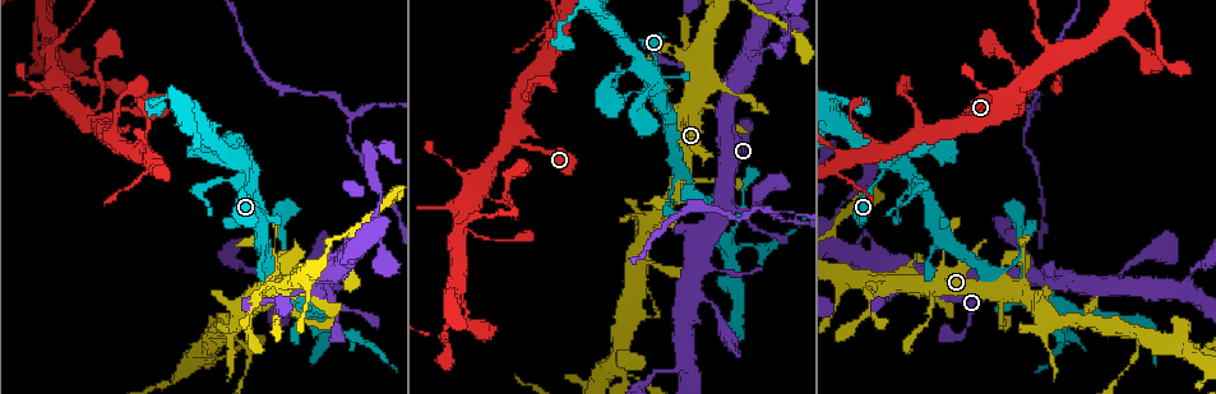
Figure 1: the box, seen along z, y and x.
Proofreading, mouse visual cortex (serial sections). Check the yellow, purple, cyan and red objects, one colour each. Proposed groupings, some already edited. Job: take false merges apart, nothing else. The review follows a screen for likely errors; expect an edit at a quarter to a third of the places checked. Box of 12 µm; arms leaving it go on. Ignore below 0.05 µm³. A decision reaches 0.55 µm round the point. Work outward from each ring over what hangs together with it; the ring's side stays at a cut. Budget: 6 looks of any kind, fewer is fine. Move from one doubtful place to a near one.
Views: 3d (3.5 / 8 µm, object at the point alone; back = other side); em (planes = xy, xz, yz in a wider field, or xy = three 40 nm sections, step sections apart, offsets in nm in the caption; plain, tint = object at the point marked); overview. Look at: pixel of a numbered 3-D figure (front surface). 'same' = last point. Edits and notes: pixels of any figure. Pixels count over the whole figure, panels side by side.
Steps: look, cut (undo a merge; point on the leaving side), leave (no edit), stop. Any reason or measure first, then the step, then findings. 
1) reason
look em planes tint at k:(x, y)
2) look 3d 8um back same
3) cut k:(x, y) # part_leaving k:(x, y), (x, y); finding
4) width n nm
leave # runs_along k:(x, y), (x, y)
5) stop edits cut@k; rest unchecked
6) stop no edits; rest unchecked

narrows sharply
look 3d 3.5um at 1:(866, 289)

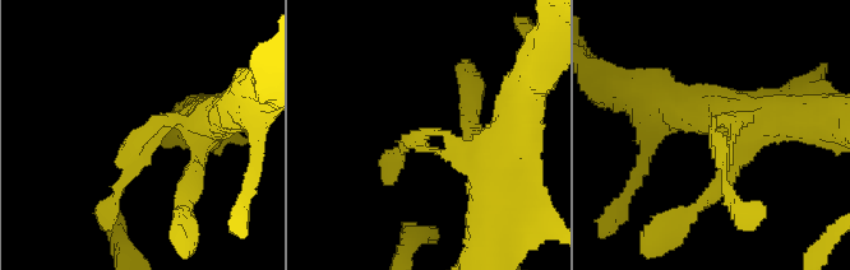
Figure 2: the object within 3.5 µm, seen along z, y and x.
look em xy step 1 tint at 2:(714, 128)

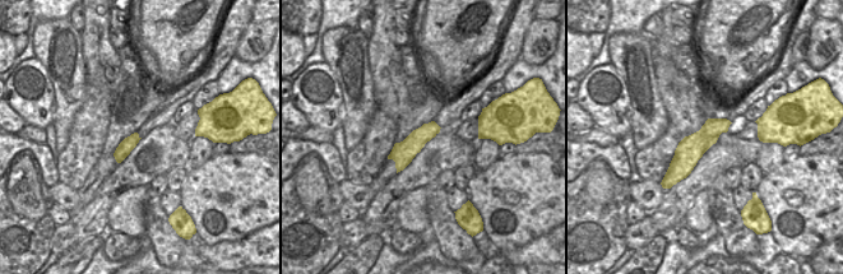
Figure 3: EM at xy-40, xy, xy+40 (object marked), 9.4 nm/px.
leave # runs_along 2:(207, 120), (156, 124), (116, 198); all the same cell

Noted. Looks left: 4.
look 3d 3.5um at 1:(913, 176)

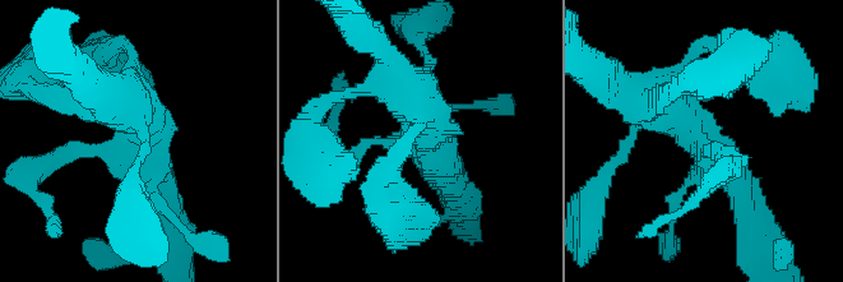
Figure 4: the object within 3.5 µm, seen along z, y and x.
shape alone is not enough
look em xy step 2 tint at 4:(431, 142)

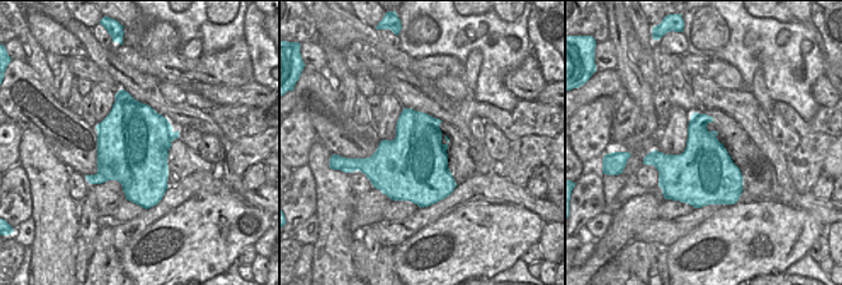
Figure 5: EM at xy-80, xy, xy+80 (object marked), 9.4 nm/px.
leave # runs_along 4:(643, 118), (676, 110), (751, 212); continuous, no second cell

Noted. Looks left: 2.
stop no edits; rest unchecked

